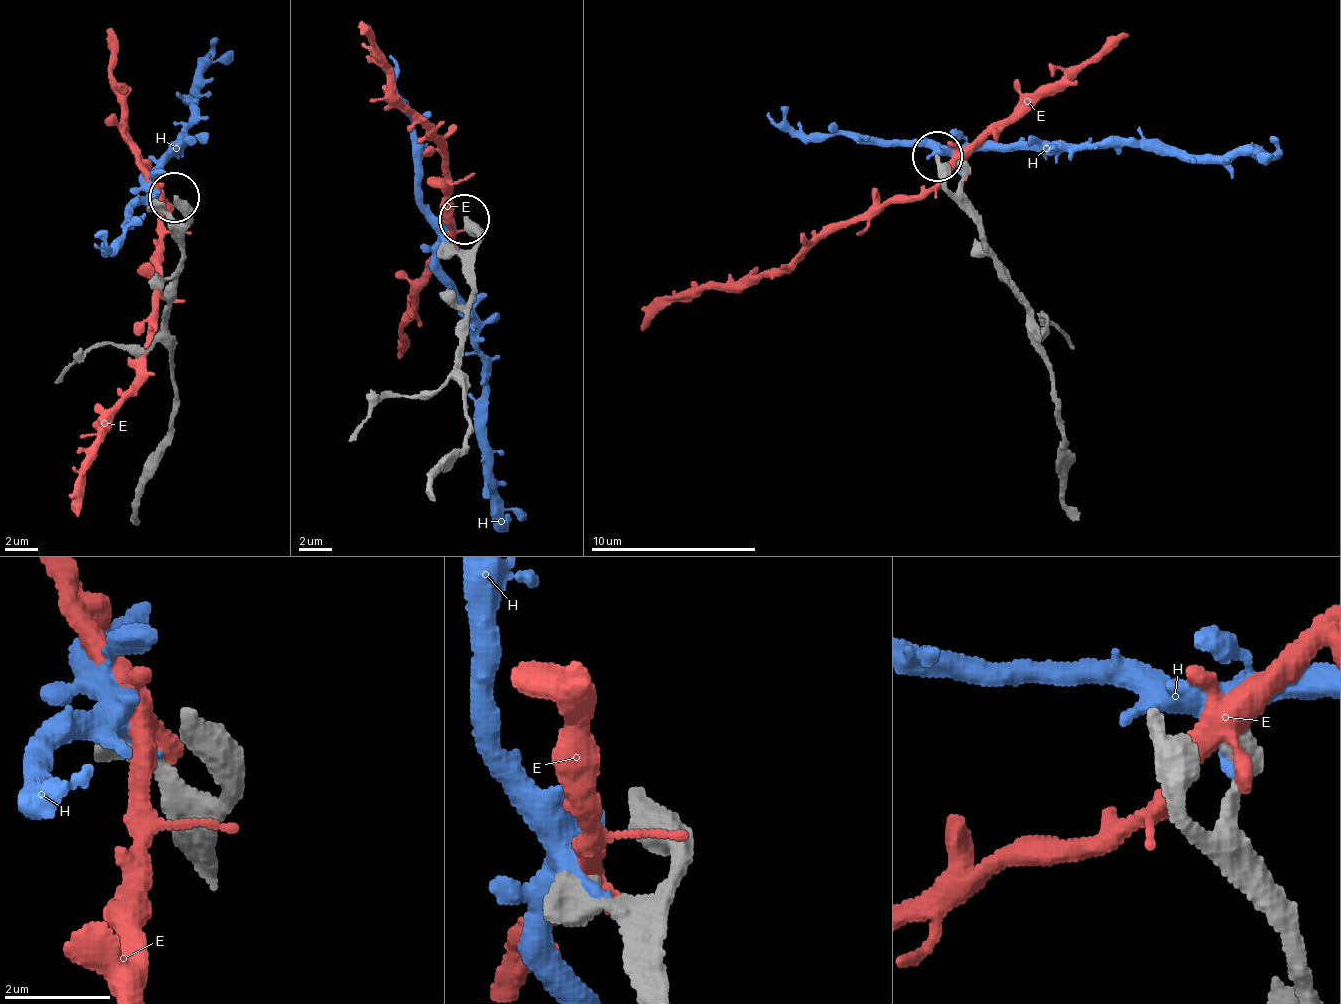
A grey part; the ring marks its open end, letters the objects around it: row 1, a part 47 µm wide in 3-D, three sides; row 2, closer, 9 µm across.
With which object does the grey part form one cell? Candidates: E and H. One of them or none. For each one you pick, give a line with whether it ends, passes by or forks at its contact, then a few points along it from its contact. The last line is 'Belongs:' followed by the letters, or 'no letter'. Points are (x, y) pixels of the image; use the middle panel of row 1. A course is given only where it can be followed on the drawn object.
Belongs: no letter

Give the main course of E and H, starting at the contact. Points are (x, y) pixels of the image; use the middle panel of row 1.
E: (455, 247), (451, 228), (447, 146), (390, 91), (386, 58), (365, 28)
H: (451, 248), (438, 251), (438, 278), (483, 365), (483, 419), (492, 450), (492, 518), (504, 525), (508, 513)

